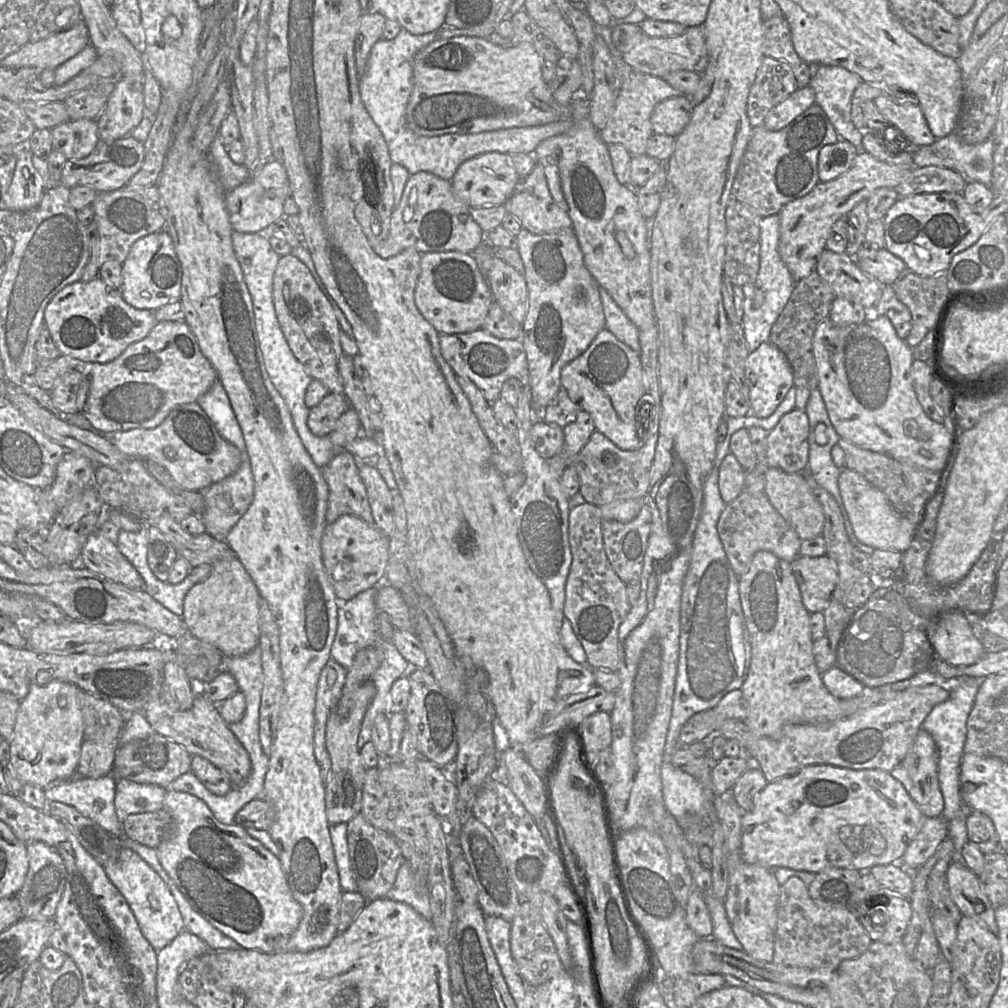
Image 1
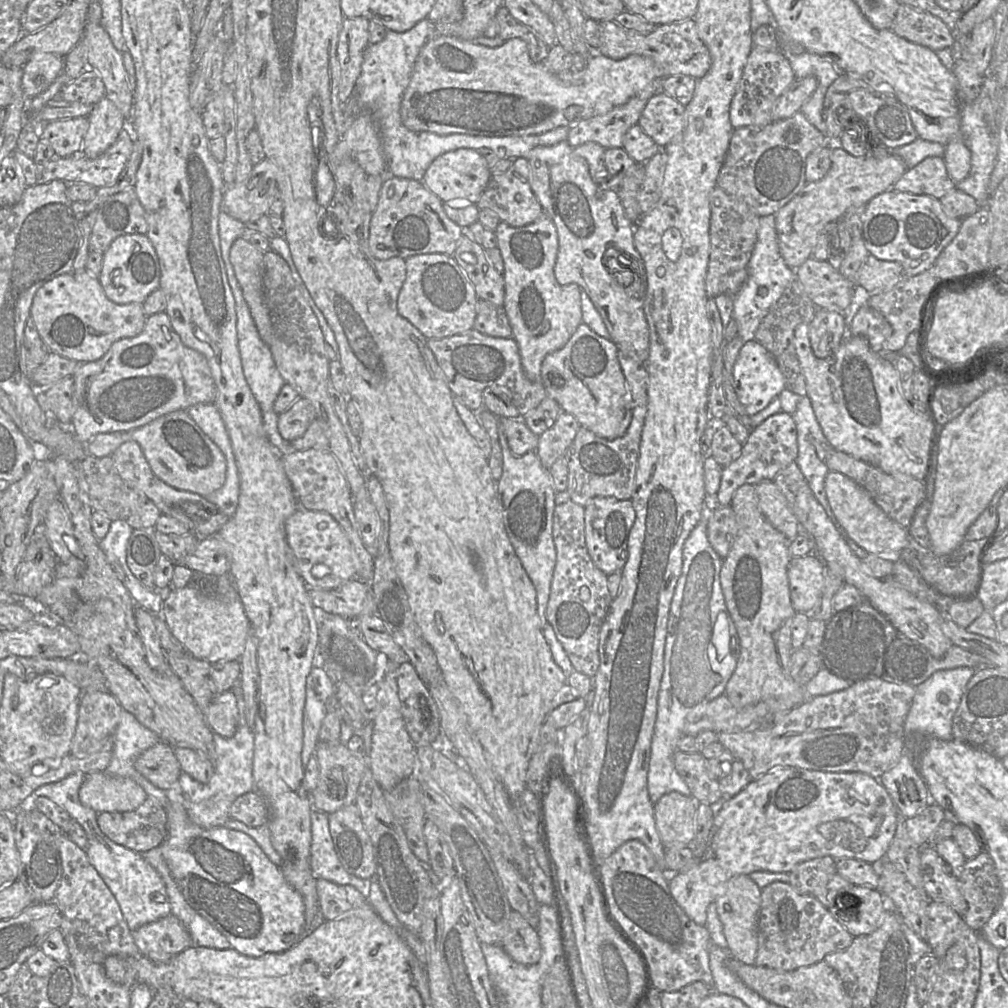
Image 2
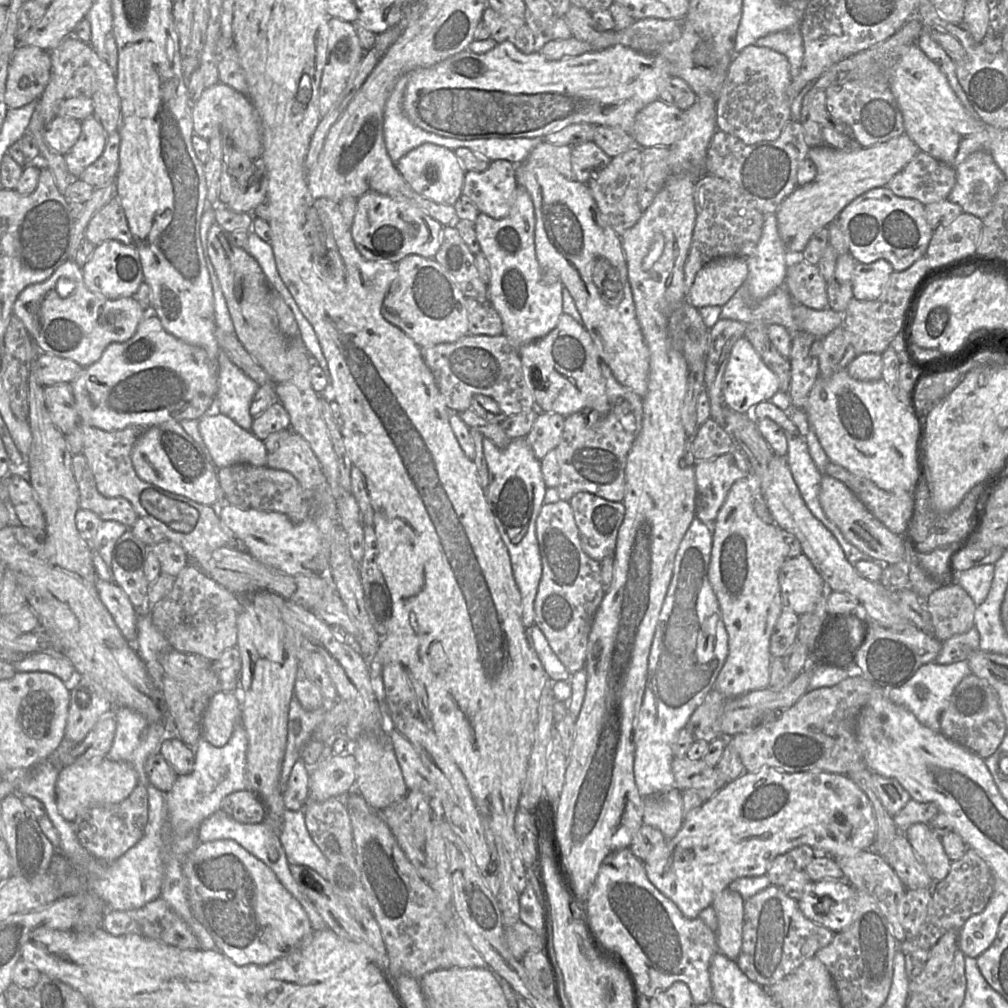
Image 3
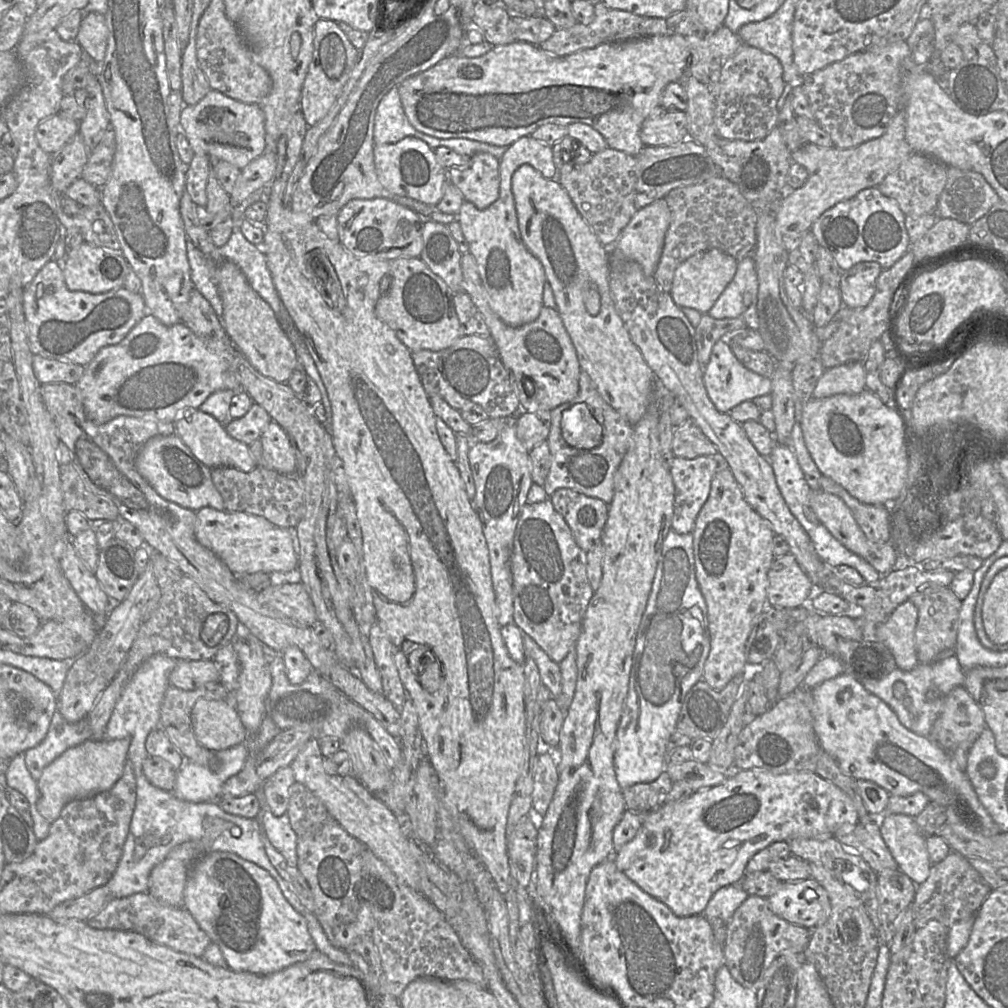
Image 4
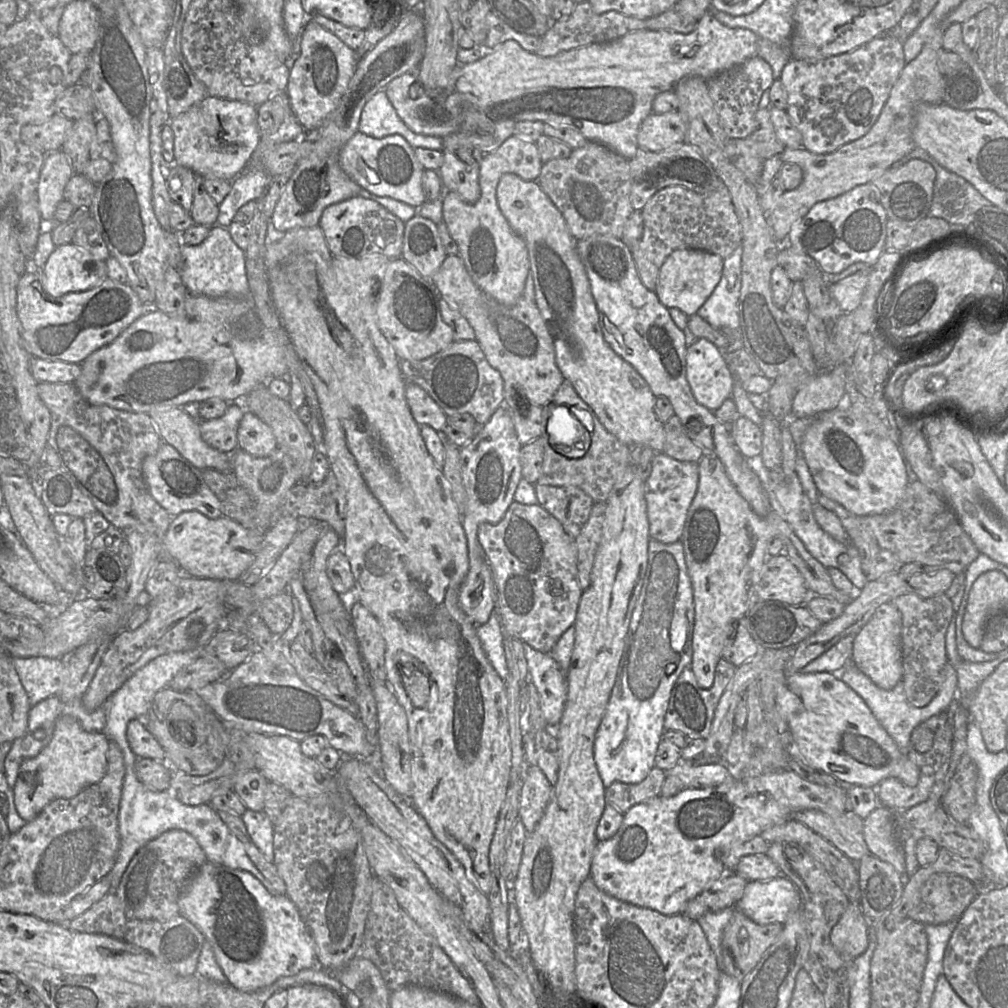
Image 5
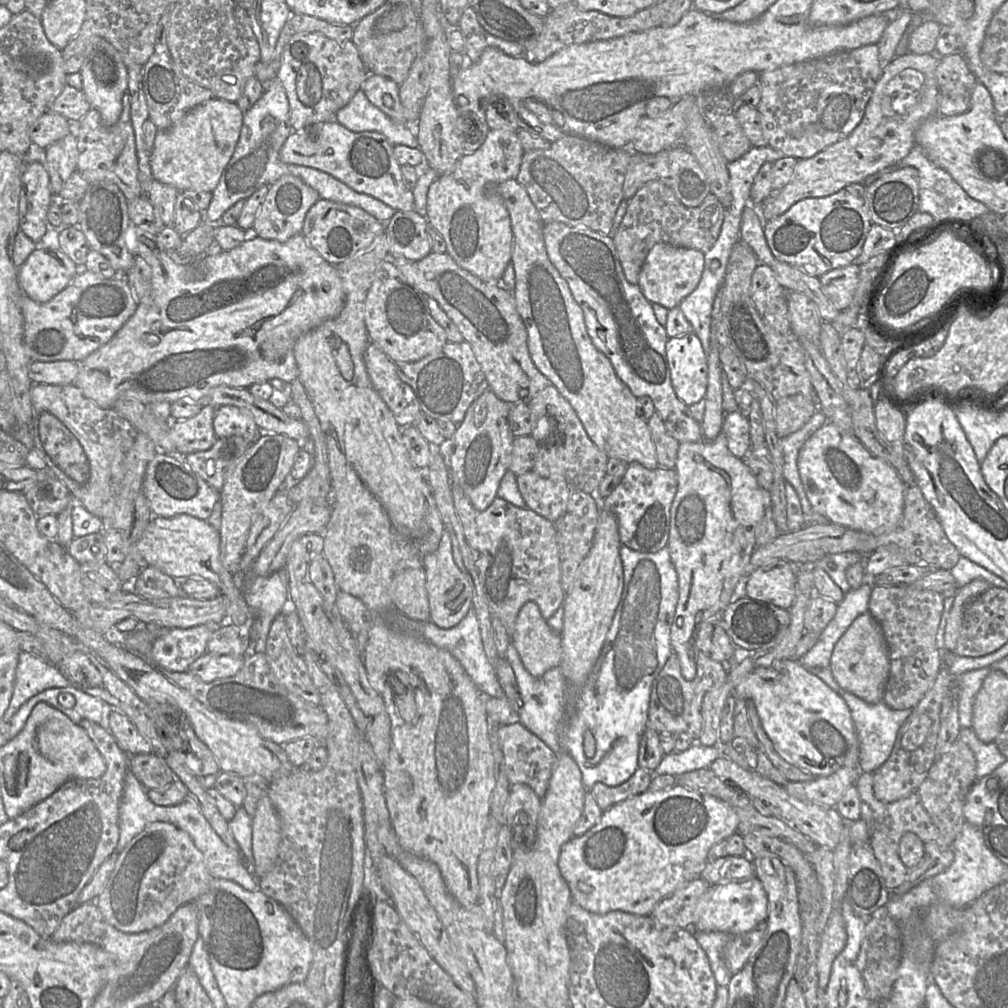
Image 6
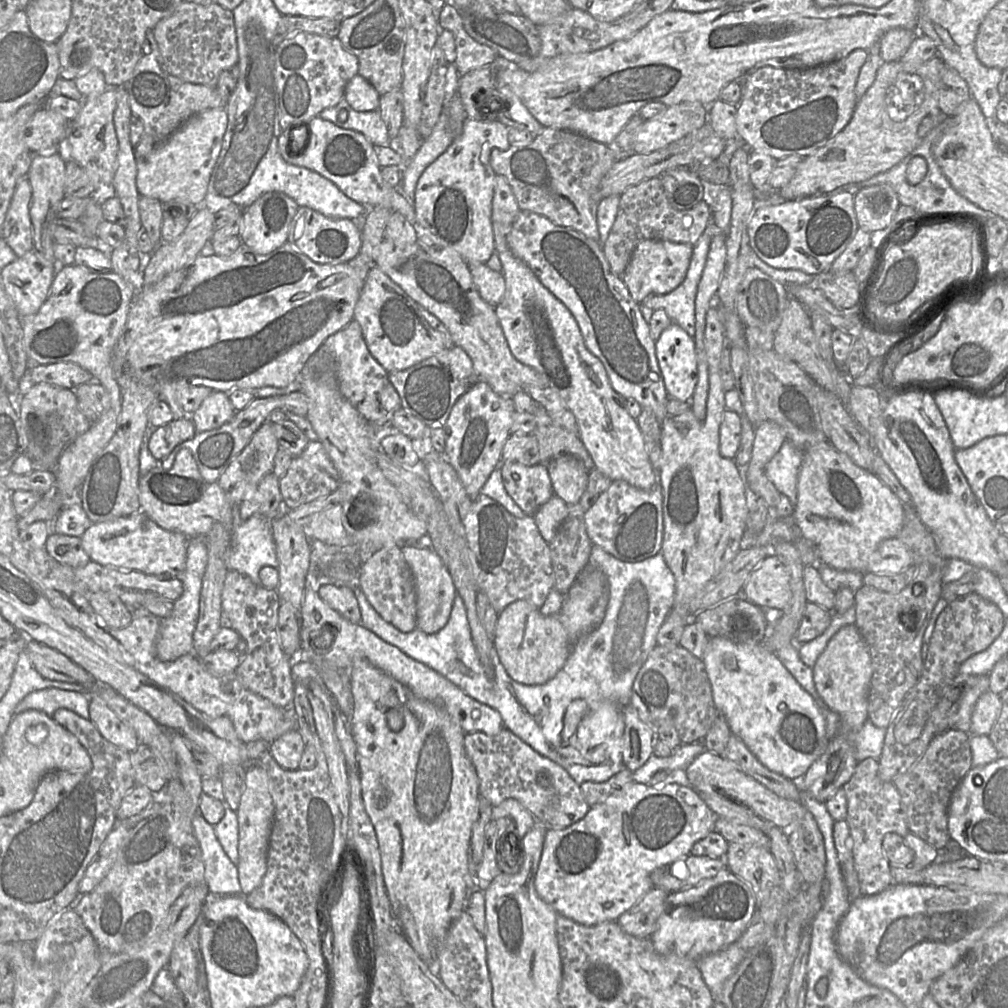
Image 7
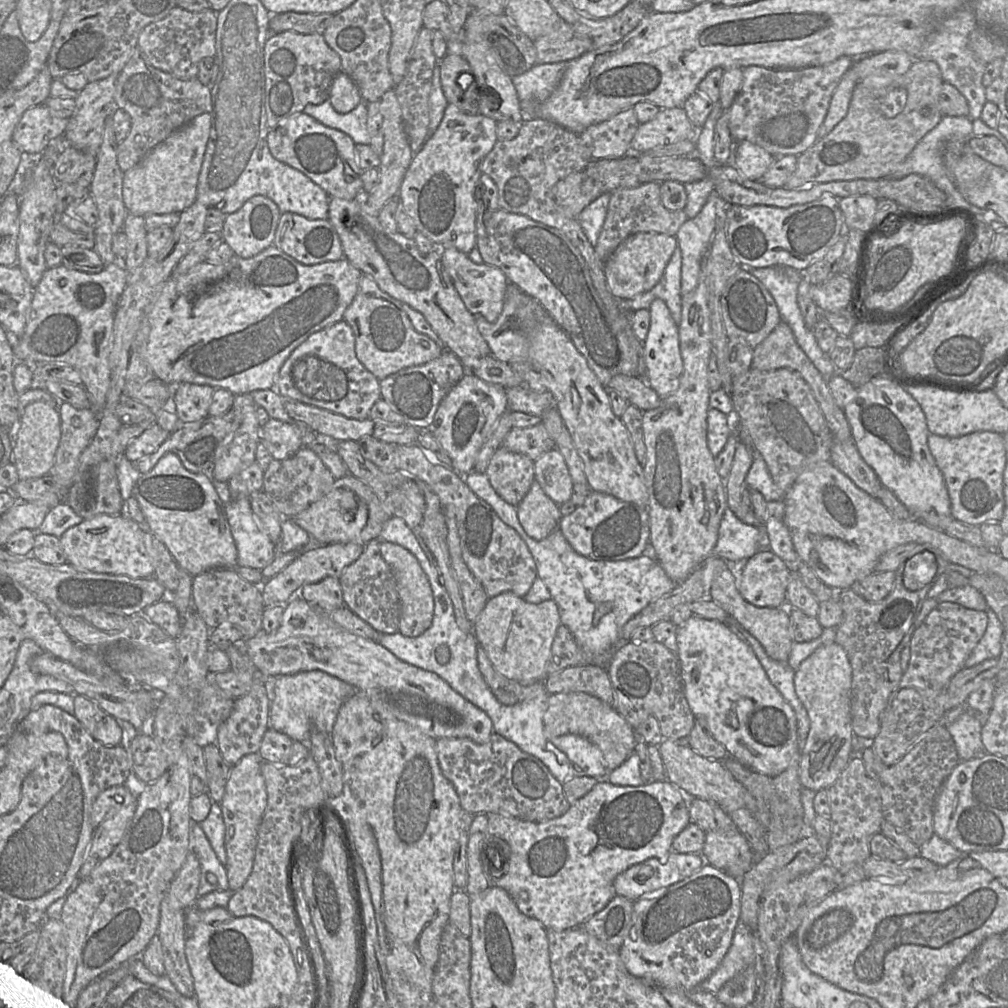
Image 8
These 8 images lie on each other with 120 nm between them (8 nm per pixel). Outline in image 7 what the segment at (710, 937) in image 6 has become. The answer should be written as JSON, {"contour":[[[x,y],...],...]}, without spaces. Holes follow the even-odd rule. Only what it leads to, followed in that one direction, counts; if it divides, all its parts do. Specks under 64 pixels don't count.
{"contour":[[[733,942],[712,954],[700,957],[697,965],[703,980],[715,999],[719,999],[723,984],[744,959],[747,951]]]}

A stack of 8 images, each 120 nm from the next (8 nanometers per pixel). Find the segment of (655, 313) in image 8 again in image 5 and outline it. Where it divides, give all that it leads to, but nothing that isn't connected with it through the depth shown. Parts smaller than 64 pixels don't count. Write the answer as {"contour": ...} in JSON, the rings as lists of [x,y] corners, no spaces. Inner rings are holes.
{"contour":[[[701,338],[688,345],[686,378],[696,401],[712,412],[731,397],[735,382],[720,349]]]}

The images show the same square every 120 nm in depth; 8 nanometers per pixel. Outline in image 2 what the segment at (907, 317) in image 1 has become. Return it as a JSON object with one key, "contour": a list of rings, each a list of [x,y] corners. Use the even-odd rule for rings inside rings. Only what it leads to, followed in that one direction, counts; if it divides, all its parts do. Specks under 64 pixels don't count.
{"contour":[[[860,304],[853,316],[849,332],[866,338],[875,351],[880,352],[883,343],[892,335],[893,328],[887,319],[868,304]]]}

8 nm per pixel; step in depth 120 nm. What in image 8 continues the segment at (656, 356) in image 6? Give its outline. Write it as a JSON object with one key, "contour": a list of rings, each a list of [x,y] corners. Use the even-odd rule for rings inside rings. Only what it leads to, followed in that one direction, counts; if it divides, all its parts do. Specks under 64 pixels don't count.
{"contour":[[[478,207],[475,249],[483,263],[498,268],[511,284],[517,285],[524,293],[543,305],[550,318],[570,337],[604,387],[607,387],[615,375],[642,377],[642,341],[632,330],[632,311],[624,311],[621,308],[623,299],[617,299],[610,292],[603,265],[598,261],[598,273],[595,274],[566,234],[524,215],[503,210],[489,212],[484,207]]]}

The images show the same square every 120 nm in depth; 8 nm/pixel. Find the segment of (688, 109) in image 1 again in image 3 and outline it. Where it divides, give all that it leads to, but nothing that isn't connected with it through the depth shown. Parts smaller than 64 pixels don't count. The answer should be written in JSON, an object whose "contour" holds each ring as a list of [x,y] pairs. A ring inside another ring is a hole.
{"contour":[[[657,99],[636,115],[633,136],[641,148],[670,147],[680,138],[684,124],[684,111]]]}

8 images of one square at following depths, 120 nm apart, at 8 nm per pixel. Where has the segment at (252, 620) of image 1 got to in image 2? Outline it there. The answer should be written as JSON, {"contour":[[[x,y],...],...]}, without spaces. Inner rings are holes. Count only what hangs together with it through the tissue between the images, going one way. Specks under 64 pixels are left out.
{"contour":[[[193,580],[189,585],[171,591],[157,614],[172,635],[195,658],[211,664],[239,661],[247,639],[252,635],[251,624],[239,595],[236,598],[217,599],[203,594],[195,583],[196,580]]]}

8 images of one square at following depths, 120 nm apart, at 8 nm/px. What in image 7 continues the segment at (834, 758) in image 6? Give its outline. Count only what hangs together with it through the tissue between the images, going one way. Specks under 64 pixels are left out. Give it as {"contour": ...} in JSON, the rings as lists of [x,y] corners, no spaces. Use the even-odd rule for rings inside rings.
{"contour":[[[710,637],[701,656],[712,686],[715,707],[726,717],[732,734],[738,736],[771,771],[799,781],[821,756],[829,741],[840,732],[840,716],[820,706],[786,669],[778,657],[762,644],[740,643],[725,637]]]}

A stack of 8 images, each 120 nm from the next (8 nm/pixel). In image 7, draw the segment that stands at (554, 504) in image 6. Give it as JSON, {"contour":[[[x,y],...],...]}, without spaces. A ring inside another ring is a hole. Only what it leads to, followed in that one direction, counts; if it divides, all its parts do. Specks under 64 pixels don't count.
{"contour":[[[501,462],[499,469],[505,490],[525,514],[533,515],[543,504],[554,496],[545,464],[526,466],[517,462]]]}

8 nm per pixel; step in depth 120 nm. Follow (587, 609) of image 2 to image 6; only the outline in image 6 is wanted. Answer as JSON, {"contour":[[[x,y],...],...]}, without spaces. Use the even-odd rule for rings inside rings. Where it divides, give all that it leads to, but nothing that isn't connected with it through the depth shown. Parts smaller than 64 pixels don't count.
{"contour":[[[453,482],[452,495],[465,539],[472,551],[482,589],[482,599],[491,612],[502,621],[509,634],[514,630],[521,607],[527,602],[534,602],[547,621],[563,606],[566,596],[561,585],[560,559],[554,523],[526,507],[516,507],[499,497],[496,497],[486,510],[478,511],[472,506],[463,490]]]}

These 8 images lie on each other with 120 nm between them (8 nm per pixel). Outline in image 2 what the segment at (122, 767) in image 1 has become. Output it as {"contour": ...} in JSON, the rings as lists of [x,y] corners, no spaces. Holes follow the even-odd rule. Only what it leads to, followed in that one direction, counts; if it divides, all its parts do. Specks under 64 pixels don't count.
{"contour":[[[160,741],[145,750],[135,761],[135,769],[154,786],[168,790],[182,773],[174,746]]]}

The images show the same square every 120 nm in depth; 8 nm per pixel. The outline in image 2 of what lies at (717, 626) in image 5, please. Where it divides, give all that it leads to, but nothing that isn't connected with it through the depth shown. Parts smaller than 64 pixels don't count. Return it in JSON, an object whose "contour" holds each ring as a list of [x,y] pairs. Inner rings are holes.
{"contour":[[[754,484],[740,486],[735,491],[730,506],[736,515],[738,531],[728,555],[723,559],[720,581],[728,614],[738,633],[739,655],[724,695],[736,707],[752,705],[768,698],[787,698],[794,702],[795,706],[799,706],[809,697],[804,690],[804,685],[795,682],[790,674],[790,659],[794,651],[791,625],[796,611],[791,602],[787,574],[792,558],[788,549],[789,540],[773,527],[760,511]]]}

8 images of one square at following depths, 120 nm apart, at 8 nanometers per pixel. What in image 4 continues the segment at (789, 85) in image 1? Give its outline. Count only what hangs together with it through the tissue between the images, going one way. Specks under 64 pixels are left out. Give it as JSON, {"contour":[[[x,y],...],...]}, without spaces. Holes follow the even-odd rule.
{"contour":[[[743,45],[723,62],[715,103],[718,136],[730,140],[764,139],[778,124],[778,100],[785,89],[783,69],[771,54]]]}

